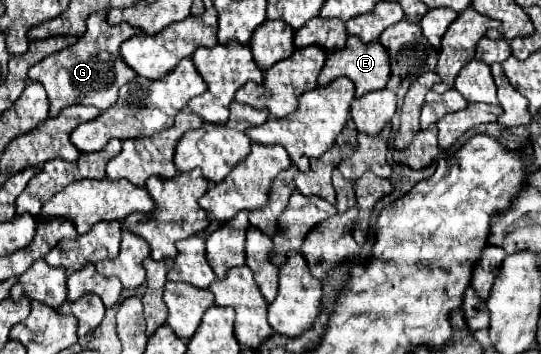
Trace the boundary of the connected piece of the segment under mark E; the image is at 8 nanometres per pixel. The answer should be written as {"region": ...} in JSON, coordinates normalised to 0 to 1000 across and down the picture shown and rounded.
{"region":[[[645,105],[641,110],[641,133],[634,144],[619,144],[604,161],[601,189],[593,195],[590,212],[590,240],[604,240],[623,218],[645,218],[656,234],[656,274],[667,274],[682,257],[697,257],[708,251],[723,218],[723,189],[719,189],[719,155],[708,138],[708,127],[701,116],[689,121],[667,121],[667,110]]]}

